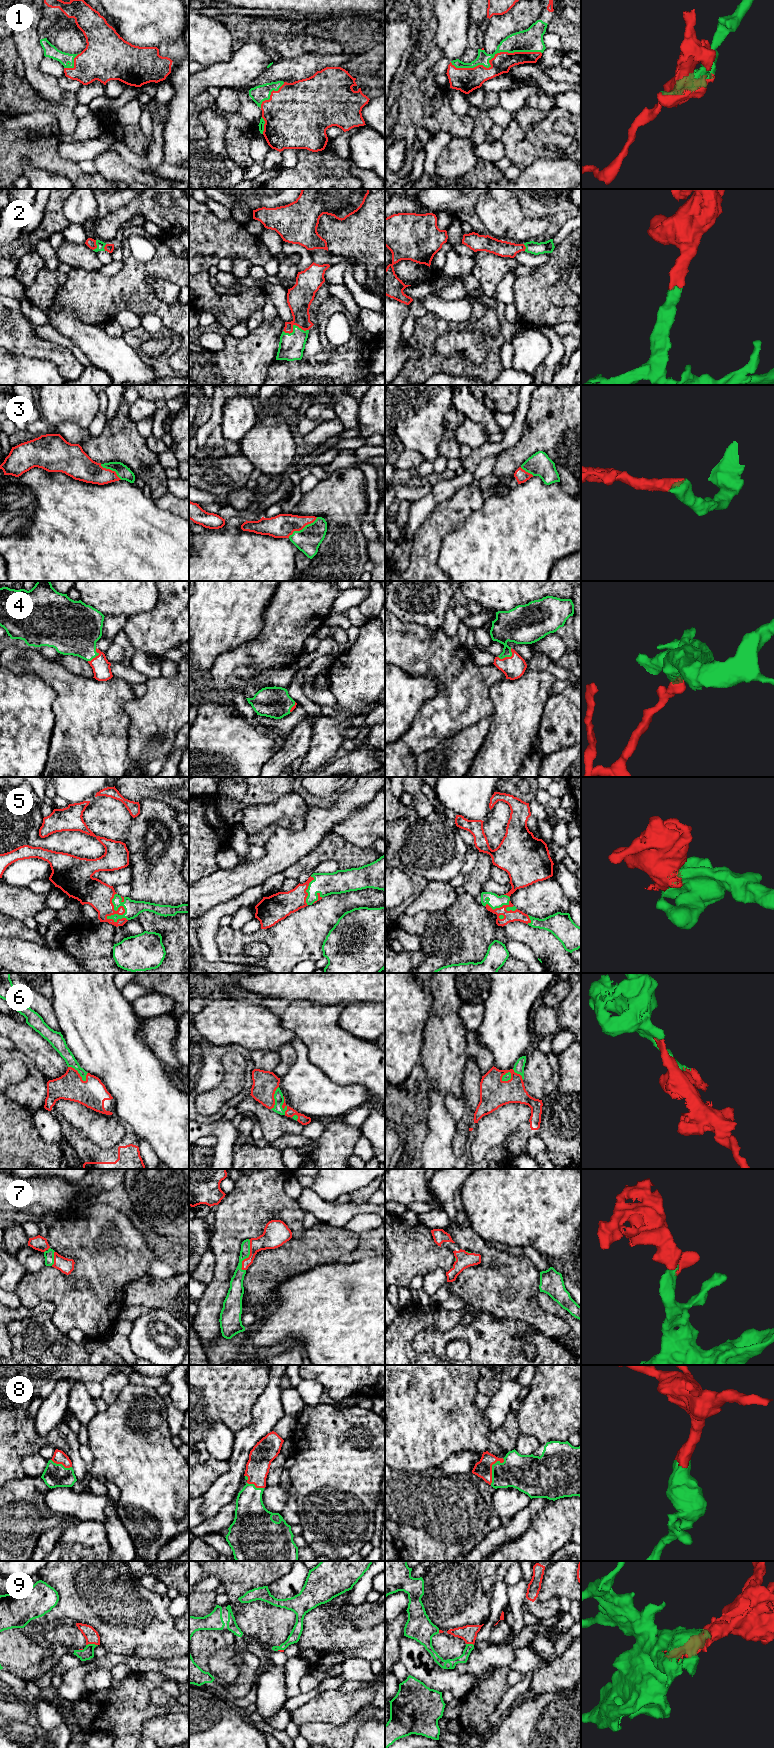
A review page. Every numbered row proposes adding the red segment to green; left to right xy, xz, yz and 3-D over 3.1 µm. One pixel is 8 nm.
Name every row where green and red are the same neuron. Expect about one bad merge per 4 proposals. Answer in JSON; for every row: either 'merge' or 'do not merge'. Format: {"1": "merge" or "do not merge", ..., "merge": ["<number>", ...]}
{"1": "merge", "2": "merge", "3": "merge", "4": "merge", "5": "merge", "6": "merge", "7": "merge", "8": "merge", "9": "merge", "merge": ["1", "2", "3", "4", "5", "6", "7", "8", "9"]}

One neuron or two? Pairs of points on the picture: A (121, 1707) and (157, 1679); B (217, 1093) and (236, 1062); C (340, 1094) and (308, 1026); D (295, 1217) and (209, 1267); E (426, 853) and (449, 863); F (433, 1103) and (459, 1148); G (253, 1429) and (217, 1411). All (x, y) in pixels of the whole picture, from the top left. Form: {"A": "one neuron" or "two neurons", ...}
{"A": "one neuron", "B": "one neuron", "C": "two neurons", "D": "two neurons", "E": "one neuron", "F": "two neurons", "G": "two neurons"}

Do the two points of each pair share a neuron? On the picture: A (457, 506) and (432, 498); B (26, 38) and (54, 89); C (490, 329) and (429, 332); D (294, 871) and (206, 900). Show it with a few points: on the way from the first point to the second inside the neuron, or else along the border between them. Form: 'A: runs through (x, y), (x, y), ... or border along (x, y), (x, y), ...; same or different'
A: border along (461, 487), (450, 497), (441, 501), (426, 518); different
B: runs through (30, 51), (31, 68), (41, 79); same
C: runs through (492, 356), (483, 367), (446, 365), (438, 359); same
D: border along (301, 858), (281, 872); different

